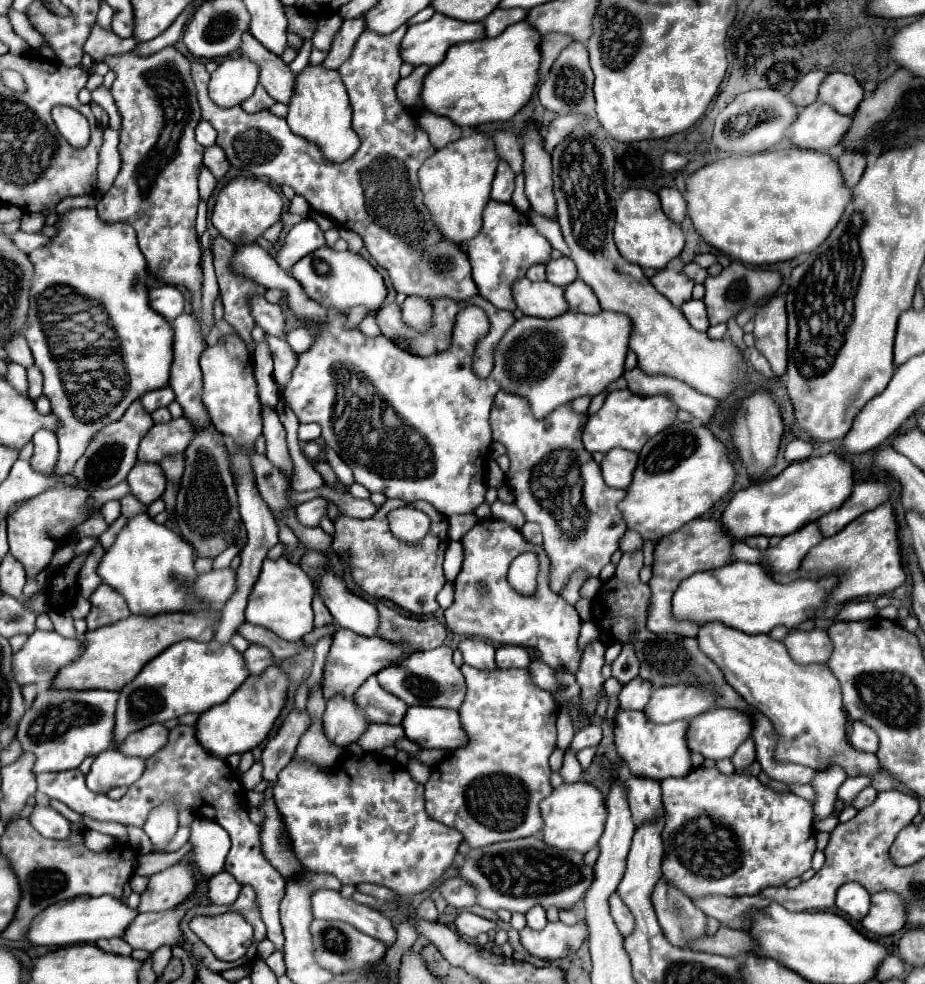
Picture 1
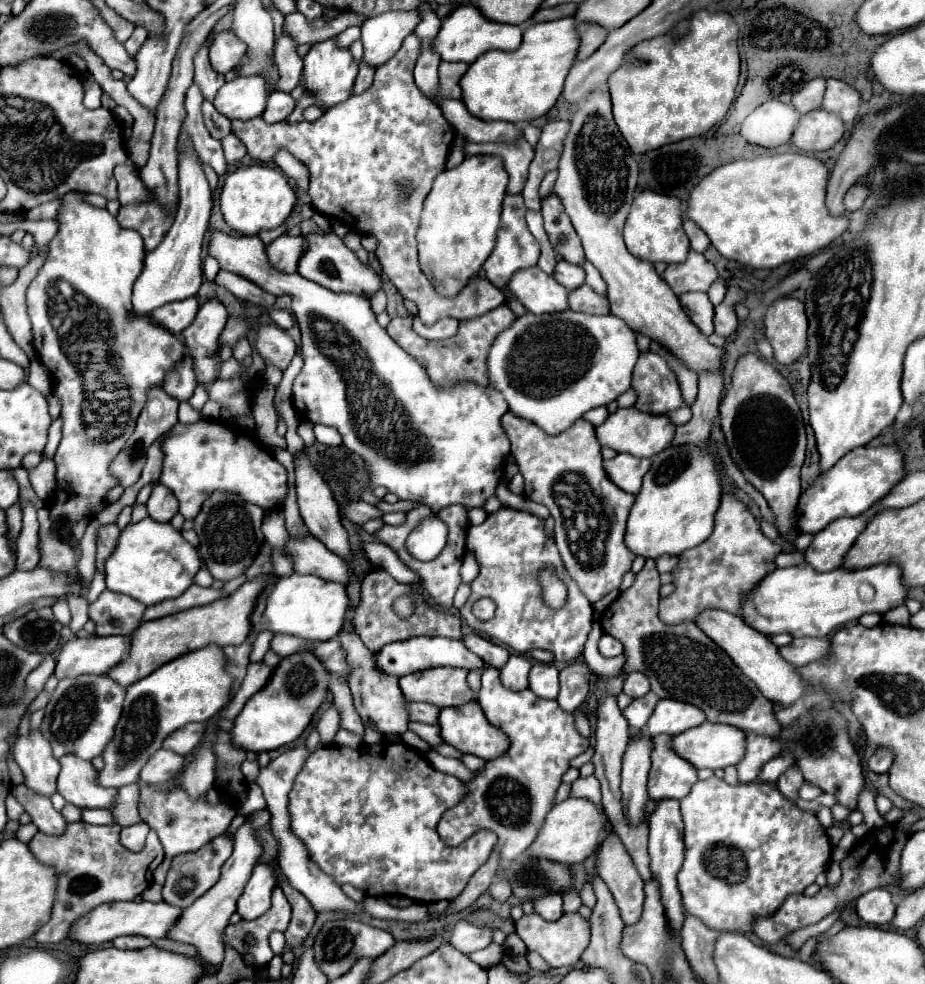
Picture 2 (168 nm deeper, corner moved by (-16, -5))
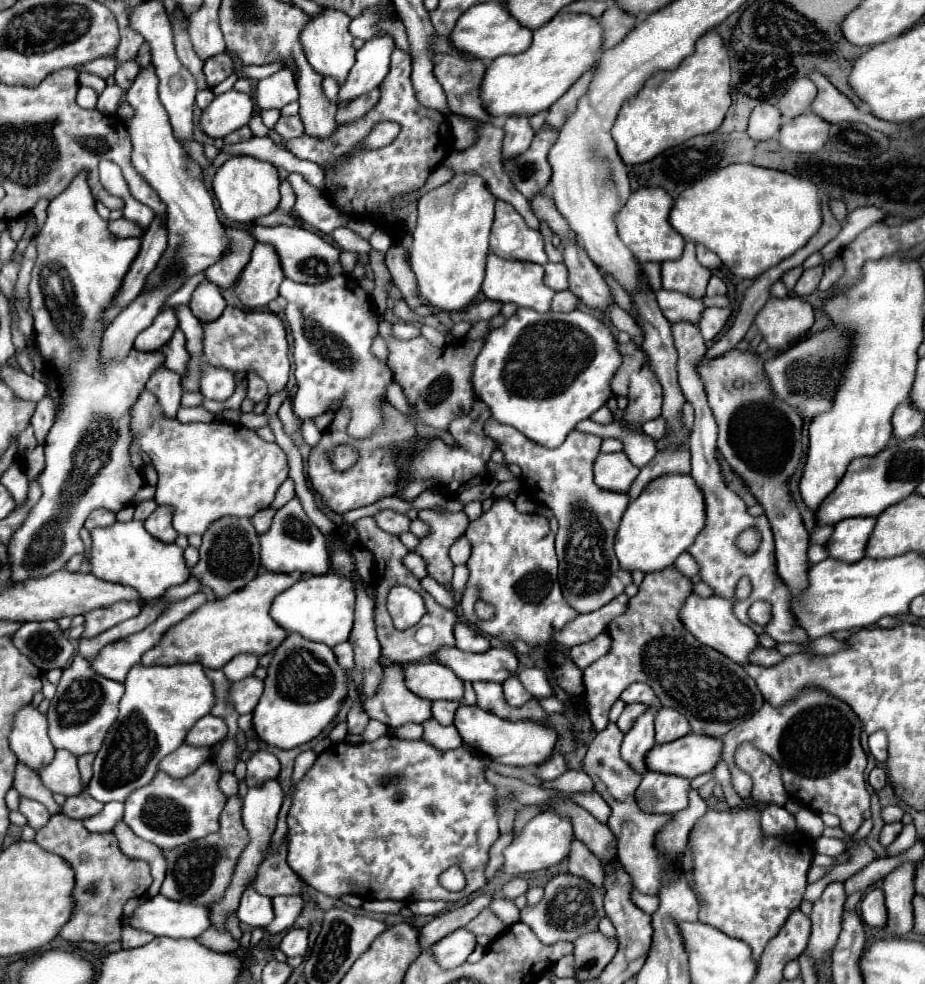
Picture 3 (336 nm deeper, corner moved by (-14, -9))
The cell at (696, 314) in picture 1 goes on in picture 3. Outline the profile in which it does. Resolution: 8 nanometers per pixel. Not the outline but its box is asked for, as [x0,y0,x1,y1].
[656,289,706,325]

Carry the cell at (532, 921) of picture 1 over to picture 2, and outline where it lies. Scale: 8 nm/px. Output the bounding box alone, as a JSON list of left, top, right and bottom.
[534,893,562,921]

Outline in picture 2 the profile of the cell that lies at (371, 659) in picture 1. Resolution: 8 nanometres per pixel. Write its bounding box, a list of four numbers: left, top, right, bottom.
[376,637,486,677]

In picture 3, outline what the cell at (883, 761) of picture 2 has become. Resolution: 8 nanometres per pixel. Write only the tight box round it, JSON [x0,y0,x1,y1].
[868,767,886,791]

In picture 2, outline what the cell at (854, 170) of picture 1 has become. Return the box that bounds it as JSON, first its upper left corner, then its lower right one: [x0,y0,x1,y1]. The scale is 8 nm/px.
[844,185,868,211]

